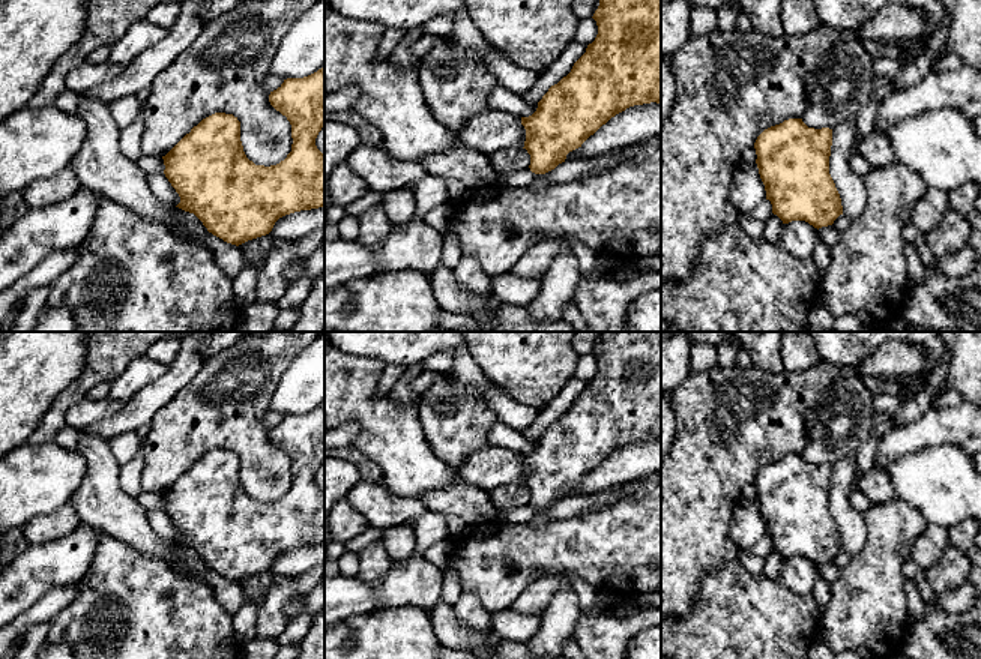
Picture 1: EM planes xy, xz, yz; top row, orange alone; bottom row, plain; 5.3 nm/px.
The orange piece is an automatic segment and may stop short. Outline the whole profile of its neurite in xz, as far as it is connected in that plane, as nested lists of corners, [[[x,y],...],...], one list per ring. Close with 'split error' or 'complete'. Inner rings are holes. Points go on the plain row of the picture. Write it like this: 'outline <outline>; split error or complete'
outline [[[599,332],[599,342],[592,354],[598,362],[598,371],[595,377],[587,381],[586,389],[574,399],[571,408],[557,420],[551,422],[538,440],[529,440],[523,432],[506,426],[500,420],[496,420],[490,429],[488,440],[491,446],[506,447],[521,455],[521,461],[526,465],[526,477],[523,485],[526,485],[530,491],[529,504],[535,510],[545,510],[554,506],[559,500],[565,498],[569,488],[581,483],[581,480],[602,461],[605,461],[611,453],[625,447],[626,444],[650,438],[661,440],[661,332]]]; split error

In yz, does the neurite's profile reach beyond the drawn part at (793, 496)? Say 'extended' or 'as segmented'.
extended

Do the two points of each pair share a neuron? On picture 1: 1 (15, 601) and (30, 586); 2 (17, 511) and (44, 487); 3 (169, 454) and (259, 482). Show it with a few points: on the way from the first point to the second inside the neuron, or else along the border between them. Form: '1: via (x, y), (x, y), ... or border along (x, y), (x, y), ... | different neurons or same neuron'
1: via (18, 598), (27, 589) | same neuron
2: via (23, 505), (38, 491) | same neuron
3: via (196, 436), (230, 436), (250, 455) | same neuron

